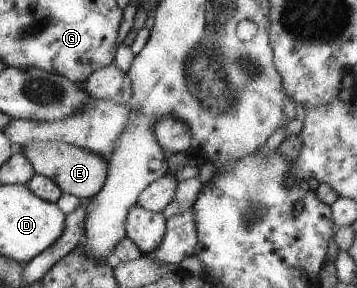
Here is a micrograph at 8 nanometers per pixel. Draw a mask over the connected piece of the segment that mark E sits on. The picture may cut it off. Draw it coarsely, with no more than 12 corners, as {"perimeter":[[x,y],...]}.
{"perimeter":[[64,142],[18,145],[36,174],[80,200],[103,184],[108,161]]}

